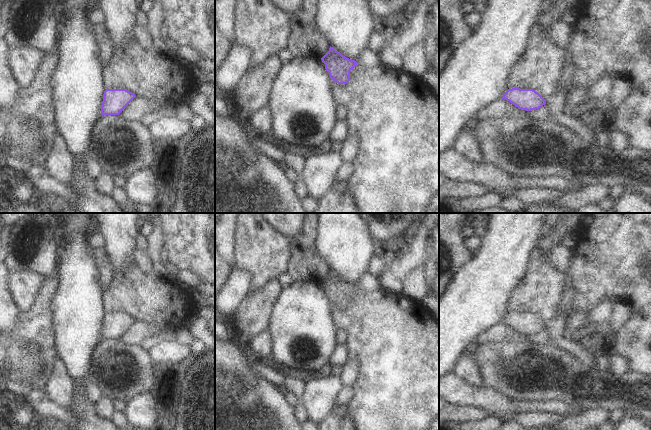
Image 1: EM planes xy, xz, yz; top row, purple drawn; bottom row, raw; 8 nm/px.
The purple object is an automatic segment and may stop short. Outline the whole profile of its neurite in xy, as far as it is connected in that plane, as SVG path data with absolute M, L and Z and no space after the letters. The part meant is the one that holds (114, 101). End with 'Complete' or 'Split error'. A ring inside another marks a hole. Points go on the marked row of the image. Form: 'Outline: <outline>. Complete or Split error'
Outline: M106 89L101 106L102 115L119 115L135 97L126 89Z. Complete.

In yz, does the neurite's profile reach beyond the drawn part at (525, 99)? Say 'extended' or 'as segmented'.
as segmented

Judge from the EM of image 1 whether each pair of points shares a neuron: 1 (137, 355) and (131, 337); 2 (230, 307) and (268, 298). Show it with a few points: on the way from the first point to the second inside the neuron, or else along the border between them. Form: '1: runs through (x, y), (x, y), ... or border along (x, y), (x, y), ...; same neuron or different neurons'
1: border along (118, 339), (126, 344), (139, 345); different neurons
2: border along (249, 296), (240, 305), (232, 318); different neurons

